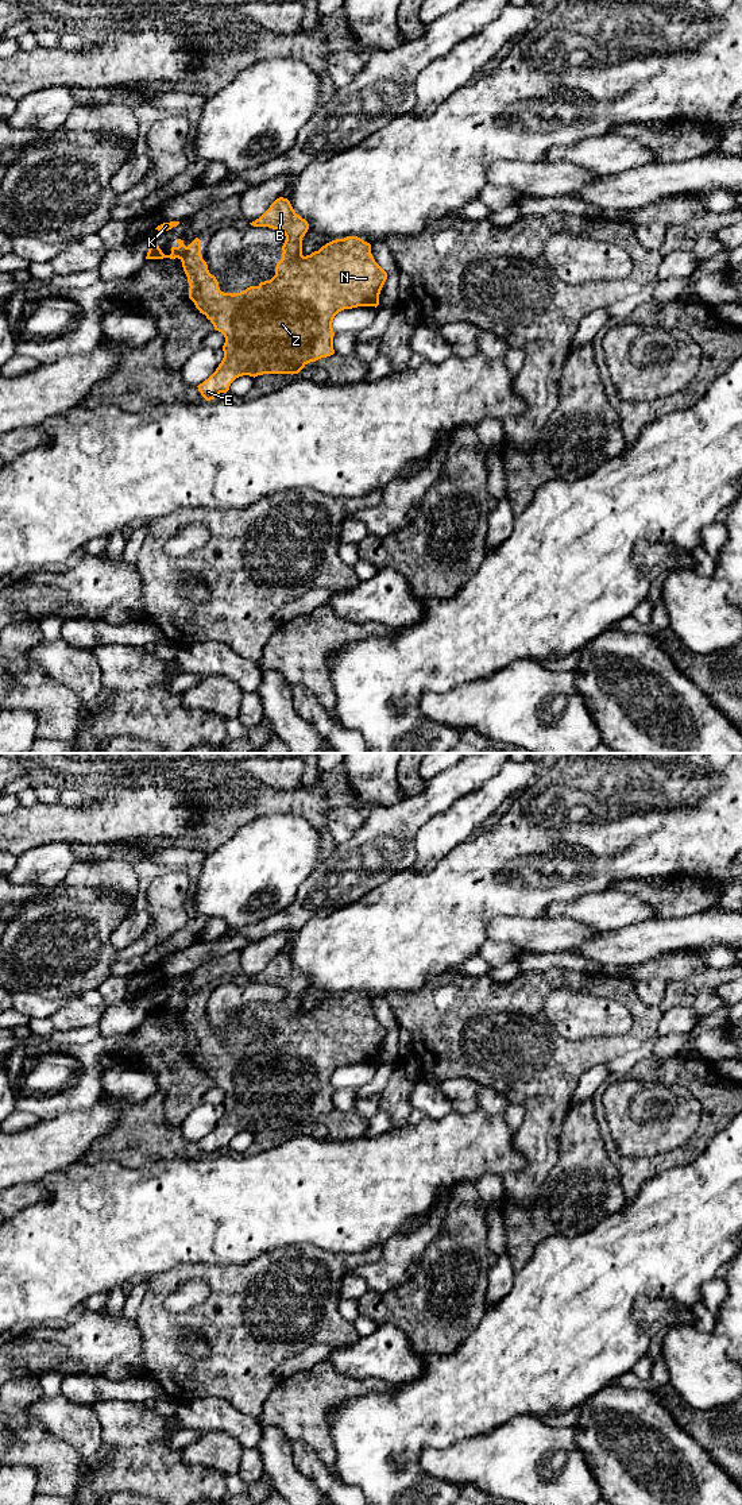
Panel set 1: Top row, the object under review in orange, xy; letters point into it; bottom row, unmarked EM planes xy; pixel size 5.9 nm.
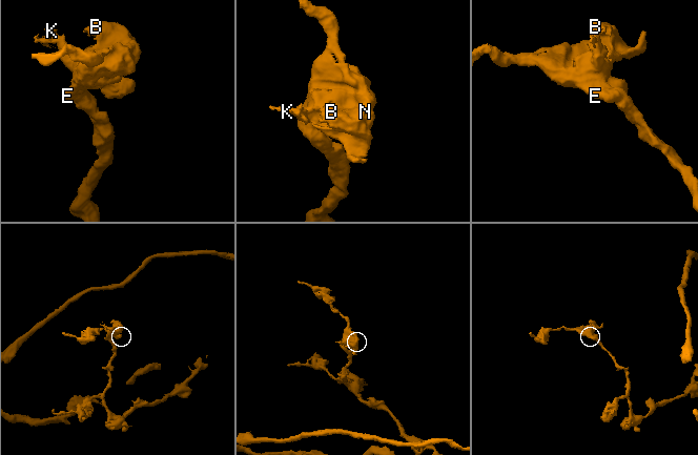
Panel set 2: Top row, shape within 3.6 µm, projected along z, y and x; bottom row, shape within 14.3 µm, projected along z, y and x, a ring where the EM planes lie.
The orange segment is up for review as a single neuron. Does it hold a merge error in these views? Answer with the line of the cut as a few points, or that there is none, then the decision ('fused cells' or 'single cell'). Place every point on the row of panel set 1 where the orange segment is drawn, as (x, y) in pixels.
cut none; single cell

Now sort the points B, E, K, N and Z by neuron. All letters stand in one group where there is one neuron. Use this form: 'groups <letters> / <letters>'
groups B E K N Z

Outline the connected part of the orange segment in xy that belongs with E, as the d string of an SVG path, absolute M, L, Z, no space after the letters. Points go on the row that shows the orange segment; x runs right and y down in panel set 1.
M277 198L270 208L255 221L254 227L268 227L282 232L286 240L282 246L282 259L277 263L275 275L270 281L250 286L240 293L224 293L219 288L215 275L208 270L201 255L201 240L196 238L188 247L178 239L178 247L171 247L171 254L165 255L159 246L151 242L146 259L178 258L189 282L189 298L194 302L200 313L213 324L215 329L225 337L223 346L224 358L216 371L200 383L198 391L206 400L215 400L220 393L227 393L231 383L243 375L258 377L263 374L298 374L308 363L316 362L335 354L333 328L335 316L358 306L378 306L379 294L387 279L387 273L375 262L371 254L371 244L358 236L336 239L310 255L302 255L302 238L309 229L305 219L295 213L287 198Z

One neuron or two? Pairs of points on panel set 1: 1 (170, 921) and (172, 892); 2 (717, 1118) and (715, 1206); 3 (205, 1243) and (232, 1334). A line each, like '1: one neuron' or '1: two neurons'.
1: one neuron
2: two neurons
3: two neurons

